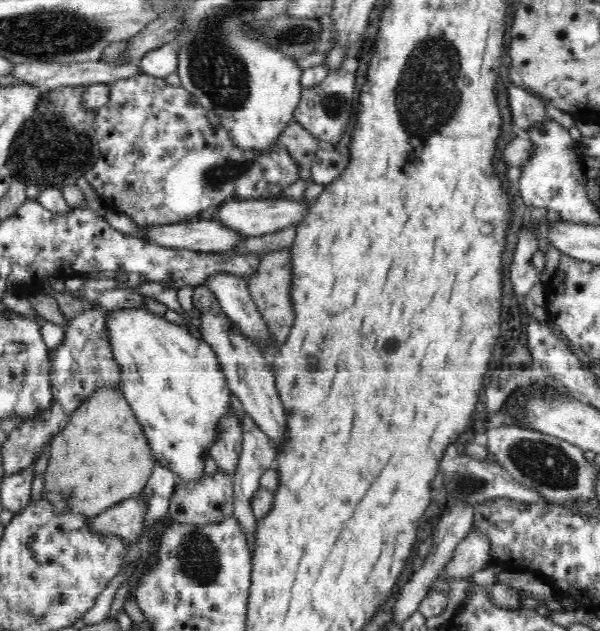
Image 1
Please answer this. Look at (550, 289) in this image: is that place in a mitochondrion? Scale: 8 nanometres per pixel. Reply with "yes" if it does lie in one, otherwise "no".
no

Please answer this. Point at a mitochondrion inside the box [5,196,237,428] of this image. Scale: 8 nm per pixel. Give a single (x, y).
(93, 356)

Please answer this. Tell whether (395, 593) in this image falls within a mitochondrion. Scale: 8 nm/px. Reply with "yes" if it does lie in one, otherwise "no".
no

